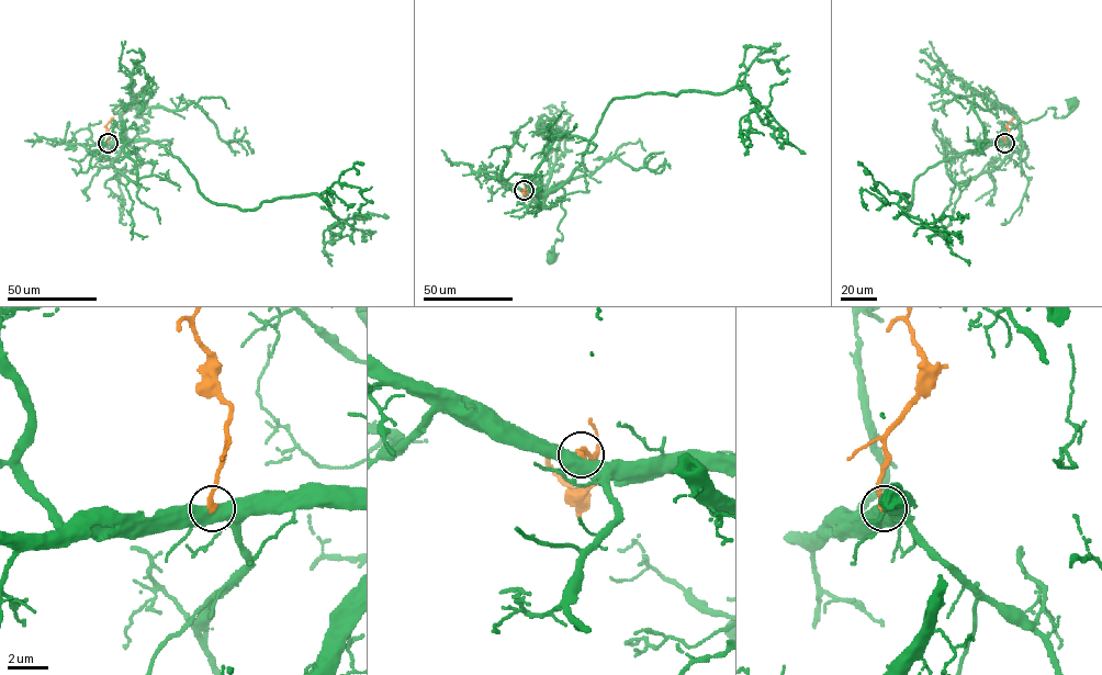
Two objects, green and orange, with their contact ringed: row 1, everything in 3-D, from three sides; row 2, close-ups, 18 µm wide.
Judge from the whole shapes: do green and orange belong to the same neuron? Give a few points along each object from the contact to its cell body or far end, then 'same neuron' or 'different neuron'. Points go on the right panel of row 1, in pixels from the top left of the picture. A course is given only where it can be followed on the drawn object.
course green (1004, 143), (1001, 133), (1020, 121), (1036, 120), (1050, 108), (1055, 117), (1065, 116), (1070, 103); course orange (1004, 143), (1007, 125), (1014, 117); different neuron

